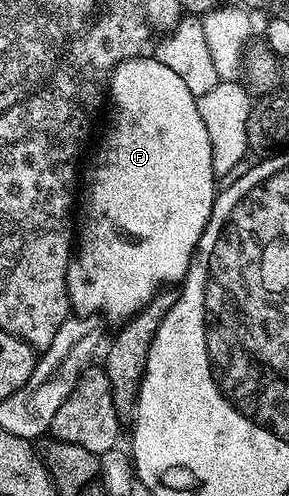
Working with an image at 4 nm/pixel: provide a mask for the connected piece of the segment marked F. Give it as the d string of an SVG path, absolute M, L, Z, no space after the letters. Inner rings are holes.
M148 54L135 56L133 60L123 60L112 71L110 104L116 107L116 117L113 118L112 129L109 130L108 137L104 140L104 149L96 156L92 177L89 178L85 188L83 185L84 217L81 220L79 217L78 247L75 249L72 259L68 261L68 299L71 307L77 313L99 312L105 317L126 318L143 308L161 286L170 286L174 280L180 282L187 276L188 267L192 265L192 254L202 238L204 227L212 213L212 204L218 195L218 180L212 172L210 138L207 137L206 126L203 125L202 118L199 117L196 99L197 97L190 94L190 90L186 90L186 82L182 82L182 78L178 78L178 74L174 74L174 70L170 70L170 66L162 66L160 60Z

